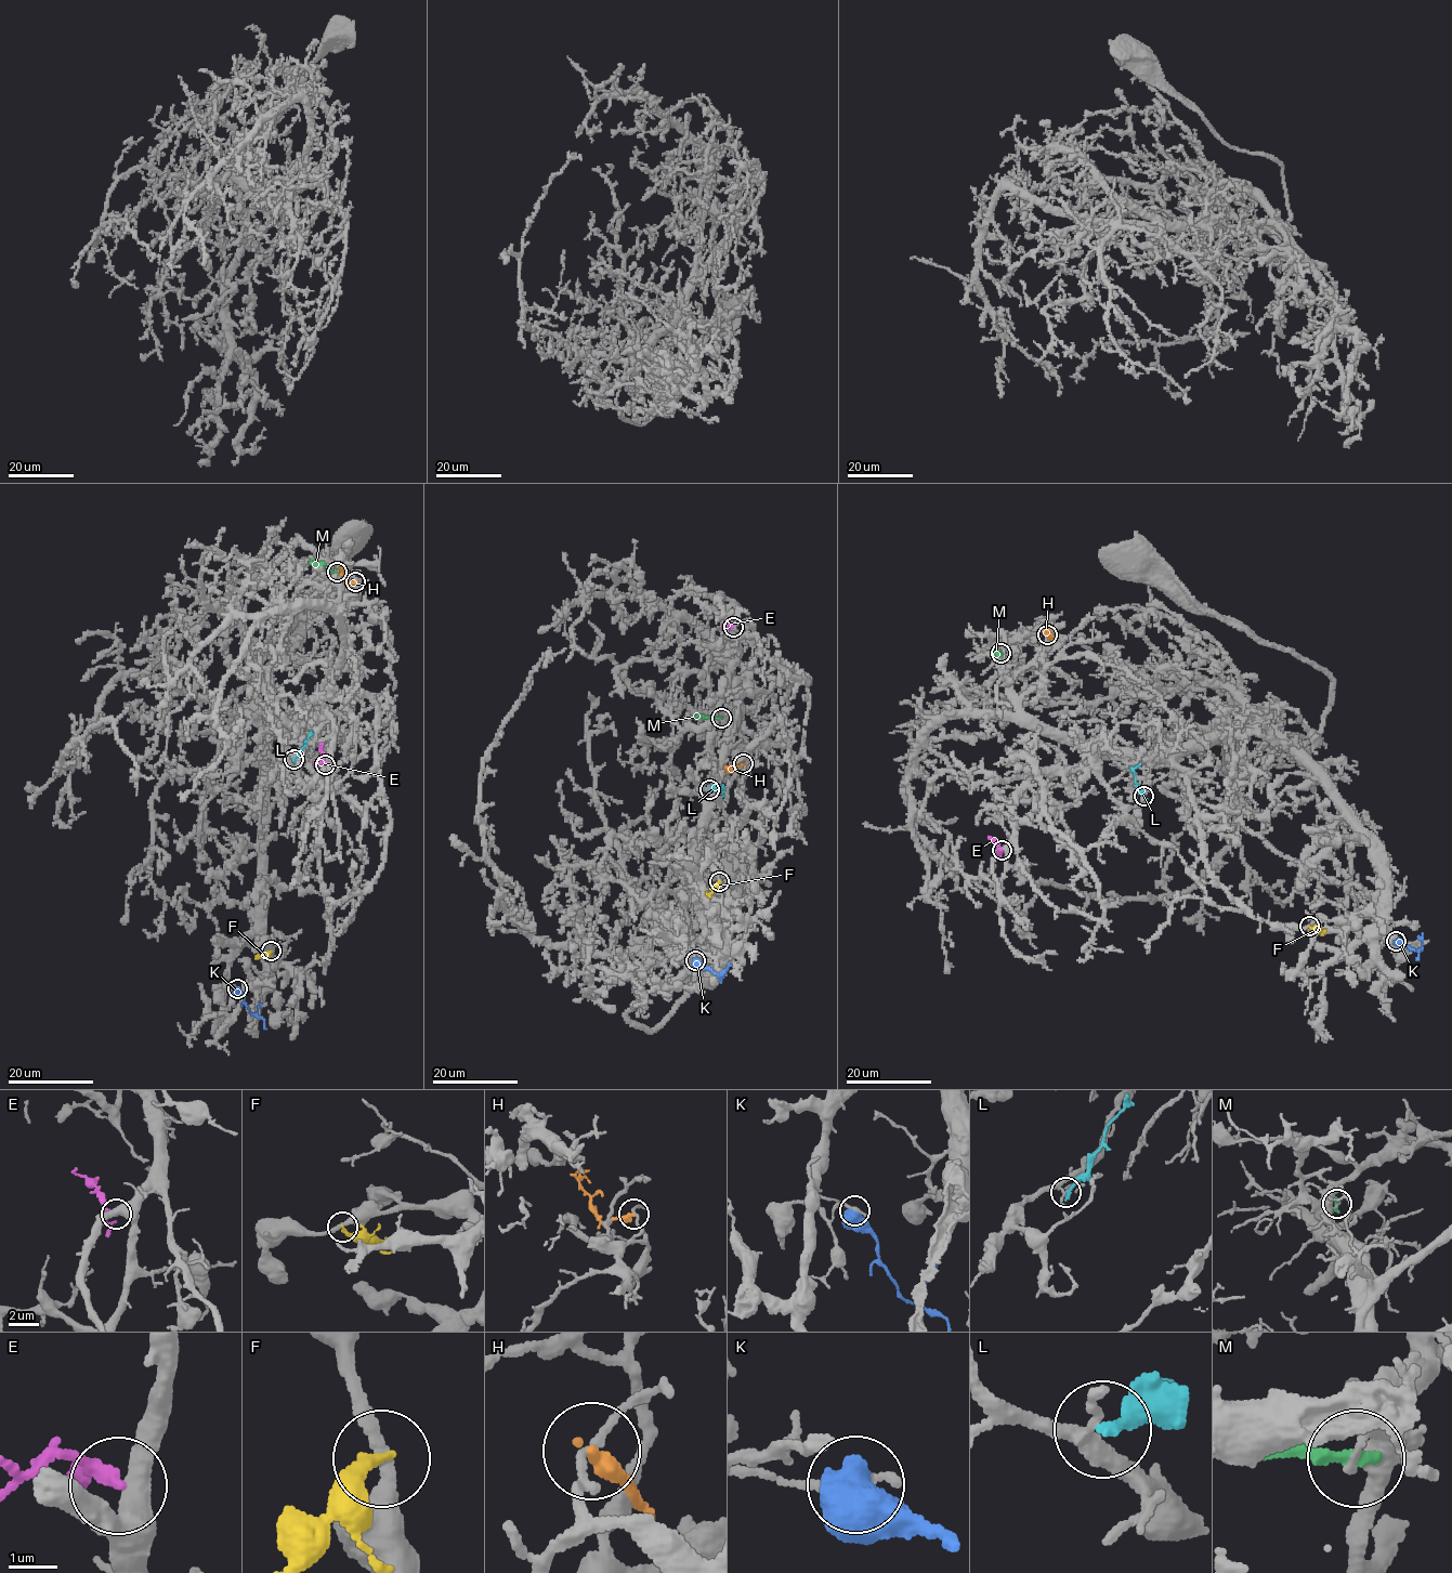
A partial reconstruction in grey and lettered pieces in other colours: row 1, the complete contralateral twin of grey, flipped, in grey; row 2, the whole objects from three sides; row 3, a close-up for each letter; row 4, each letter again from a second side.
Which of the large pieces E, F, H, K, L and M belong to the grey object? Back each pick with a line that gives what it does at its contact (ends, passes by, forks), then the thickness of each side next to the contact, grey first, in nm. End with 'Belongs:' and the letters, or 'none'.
Belongs: none

